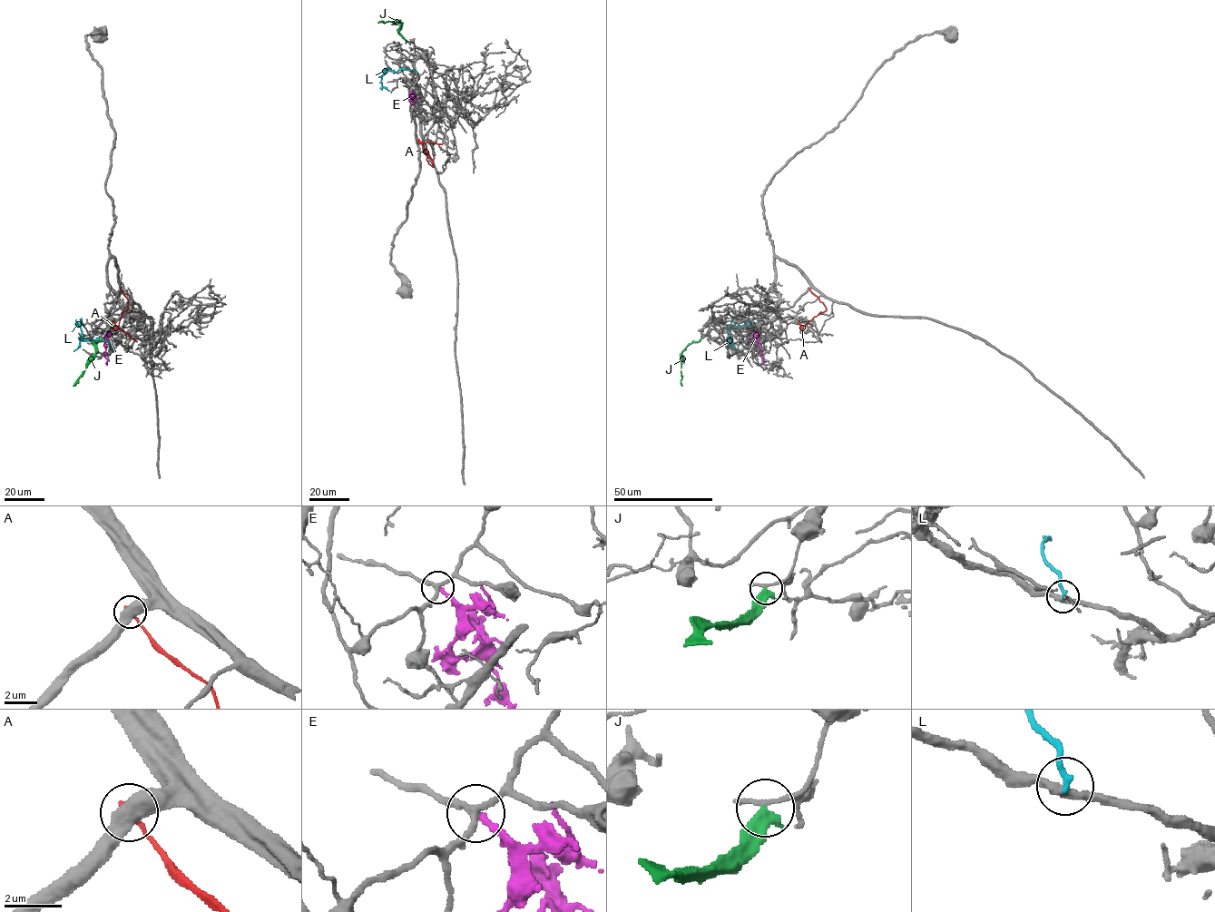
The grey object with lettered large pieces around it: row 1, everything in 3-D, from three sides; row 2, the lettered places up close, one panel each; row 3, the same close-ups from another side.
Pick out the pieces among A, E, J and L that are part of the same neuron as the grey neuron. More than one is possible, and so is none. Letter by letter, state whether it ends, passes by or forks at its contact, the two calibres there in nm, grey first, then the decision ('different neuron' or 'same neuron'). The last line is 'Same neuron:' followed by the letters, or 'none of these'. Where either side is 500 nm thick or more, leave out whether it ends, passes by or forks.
A: calibres 500 and 160 nm; different neuron
E: it ends; calibres 200 and 240 nm; different neuron
J: it ends; calibres 130 and 480 nm; different neuron
L: it ends; calibres 340 and 200 nm; different neuron
Same neuron: none of these

